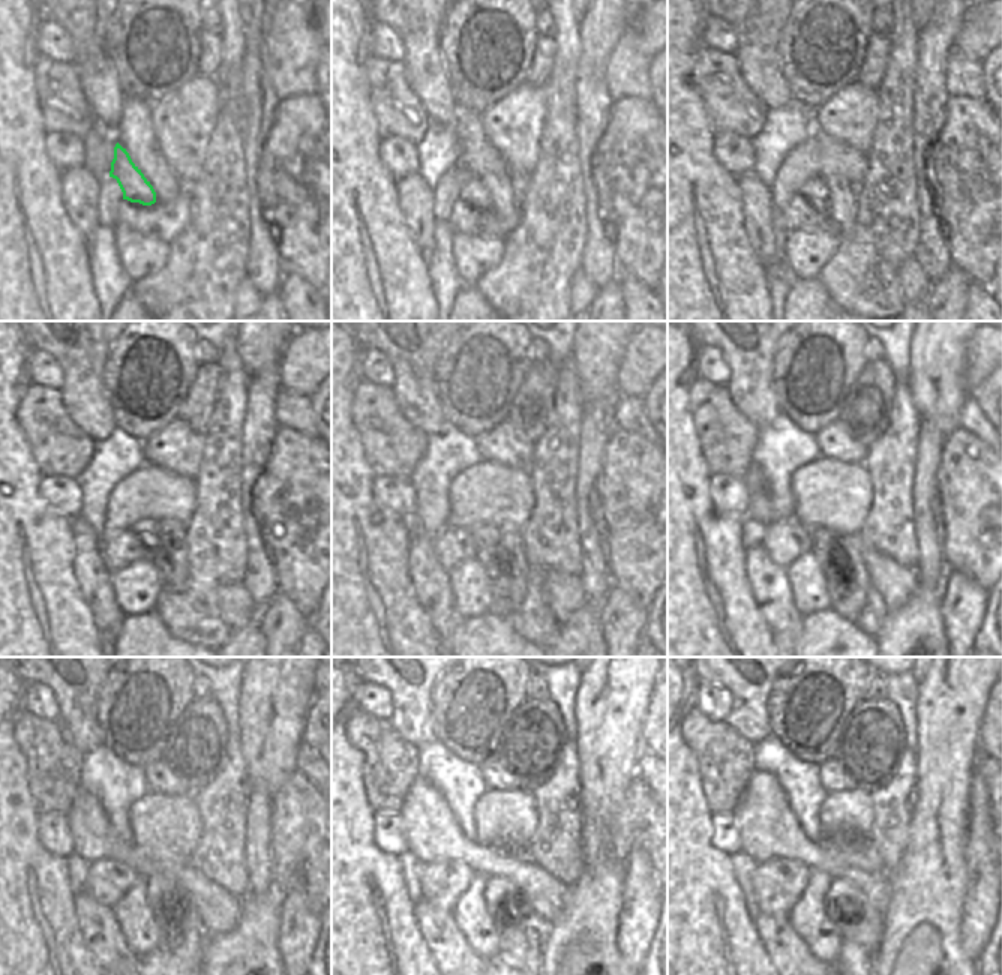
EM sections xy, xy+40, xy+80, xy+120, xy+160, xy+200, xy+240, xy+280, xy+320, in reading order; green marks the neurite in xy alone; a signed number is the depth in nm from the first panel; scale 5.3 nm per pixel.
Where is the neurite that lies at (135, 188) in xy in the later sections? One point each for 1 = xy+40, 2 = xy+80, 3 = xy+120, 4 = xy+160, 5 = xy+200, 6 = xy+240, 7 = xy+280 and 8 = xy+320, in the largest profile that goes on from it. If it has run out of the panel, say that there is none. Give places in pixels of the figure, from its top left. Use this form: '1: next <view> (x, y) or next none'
1: next xy+40 (473, 191)
2: next xy+80 (815, 191)
3: next xy+120 (147, 531)
4: next xy+160 (486, 536)
5: next xy+200 (824, 540)
6: next xy+240 (161, 888)
7: next xy+280 (500, 891)
8: next xy+320 (843, 896)

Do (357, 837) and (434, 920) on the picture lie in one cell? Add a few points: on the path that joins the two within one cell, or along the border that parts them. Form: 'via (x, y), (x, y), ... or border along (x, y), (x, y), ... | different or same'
border along (413, 905), (413, 917), (423, 939) | different

